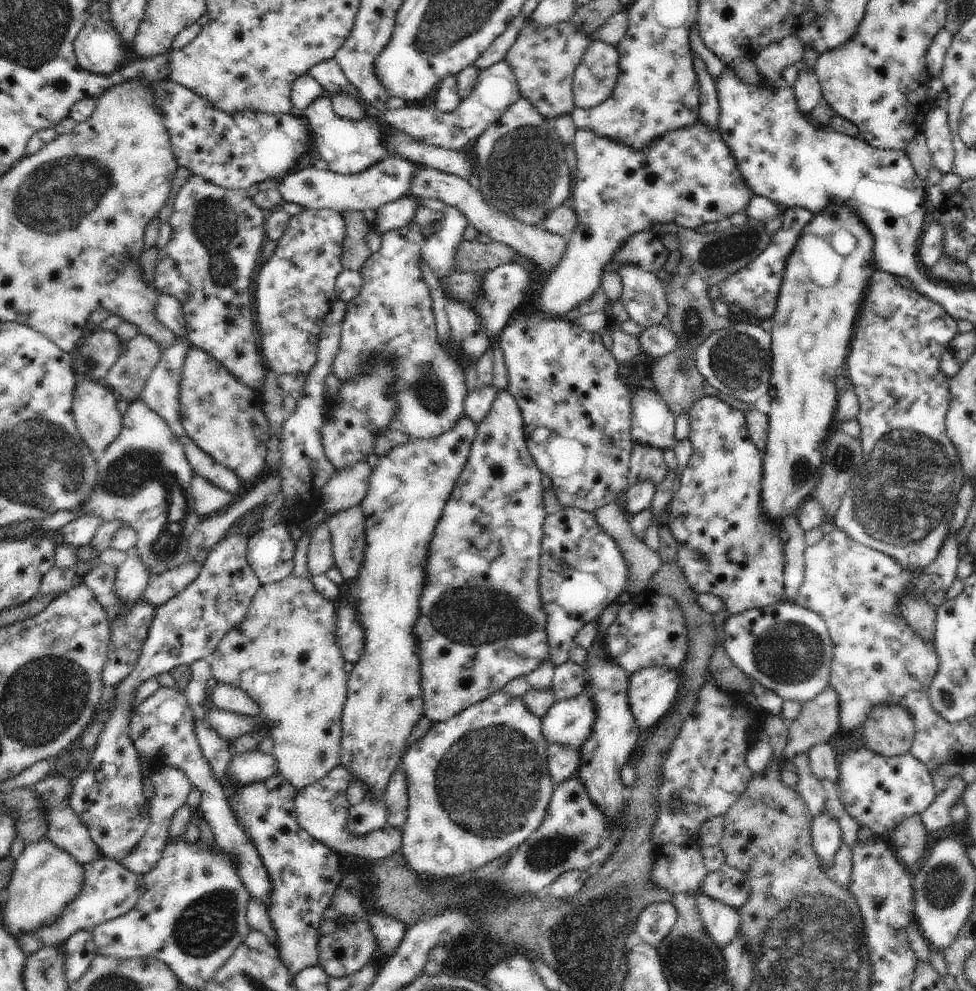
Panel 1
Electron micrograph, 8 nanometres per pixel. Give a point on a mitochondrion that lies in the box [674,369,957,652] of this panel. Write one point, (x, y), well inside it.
(843, 460)

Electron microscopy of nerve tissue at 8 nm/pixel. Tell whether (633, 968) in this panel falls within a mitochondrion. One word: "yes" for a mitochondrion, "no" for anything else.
no

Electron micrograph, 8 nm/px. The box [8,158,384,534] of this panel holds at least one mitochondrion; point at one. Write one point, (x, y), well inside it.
(212, 220)

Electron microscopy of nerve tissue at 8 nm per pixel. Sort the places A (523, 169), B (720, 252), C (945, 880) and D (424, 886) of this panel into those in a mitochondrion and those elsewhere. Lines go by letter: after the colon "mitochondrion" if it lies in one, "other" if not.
A: mitochondrion
B: mitochondrion
C: mitochondrion
D: mitochondrion

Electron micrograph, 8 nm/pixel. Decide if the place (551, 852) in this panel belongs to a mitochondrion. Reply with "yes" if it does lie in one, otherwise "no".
yes

